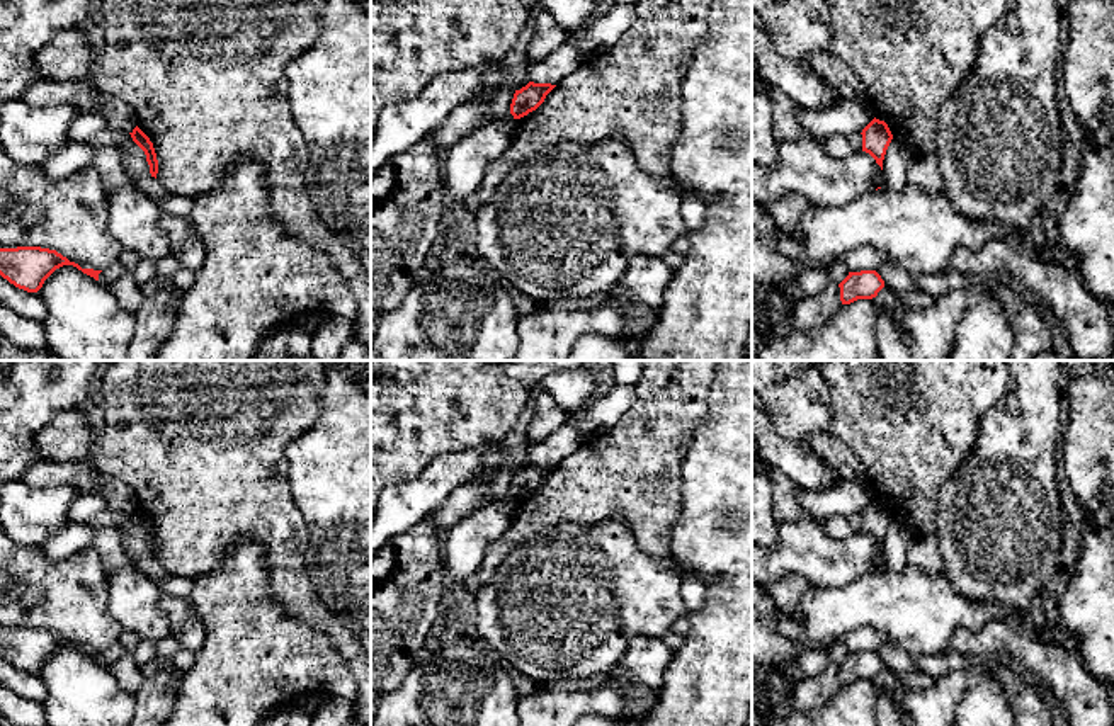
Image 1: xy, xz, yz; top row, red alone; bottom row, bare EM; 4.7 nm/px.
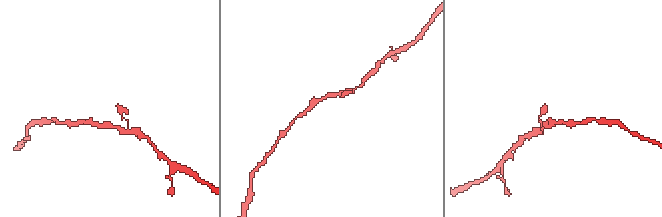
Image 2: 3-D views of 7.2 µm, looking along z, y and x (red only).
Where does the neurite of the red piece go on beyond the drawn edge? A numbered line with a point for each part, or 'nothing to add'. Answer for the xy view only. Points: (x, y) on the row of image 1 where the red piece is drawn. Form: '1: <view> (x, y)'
1: xy (116, 113)

